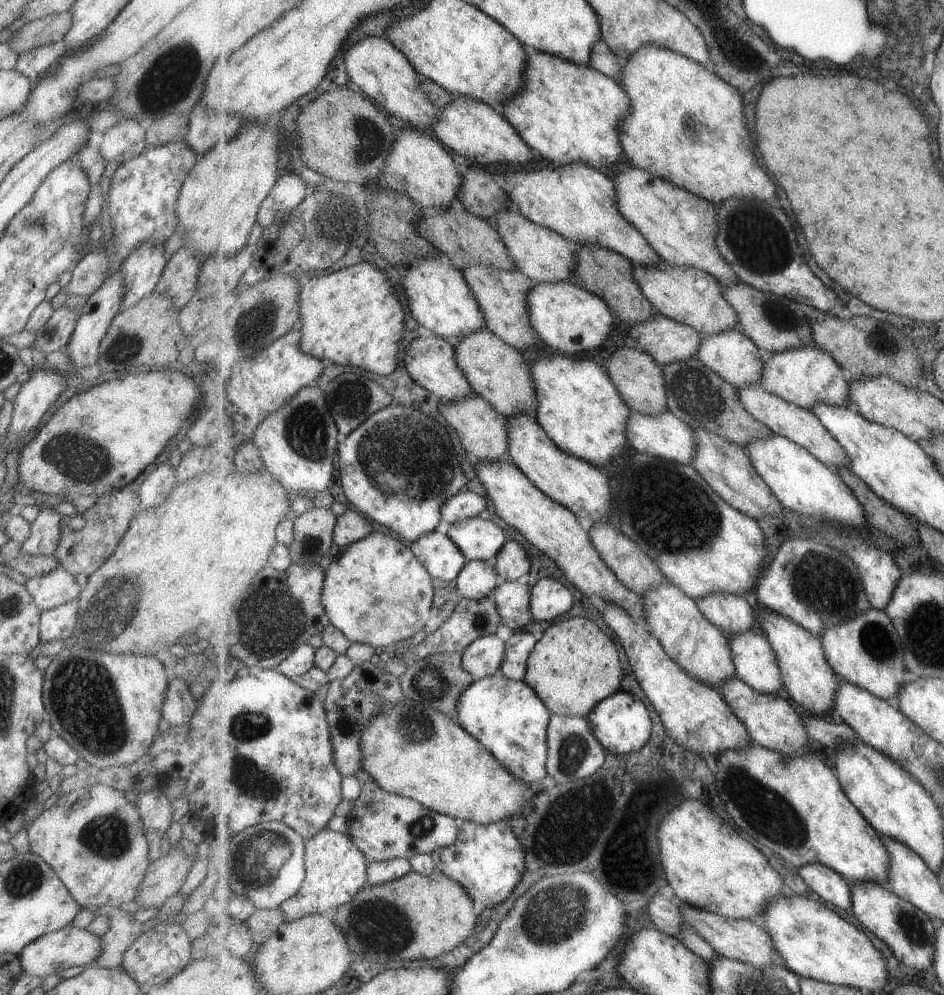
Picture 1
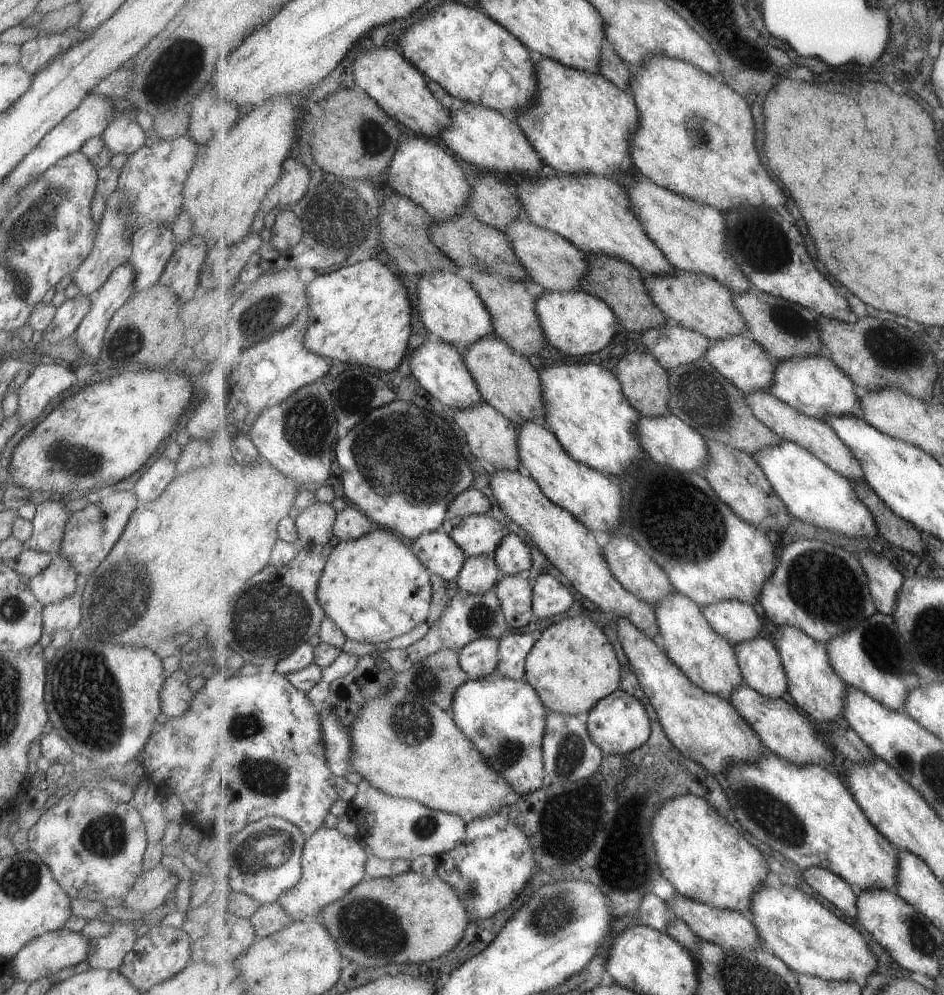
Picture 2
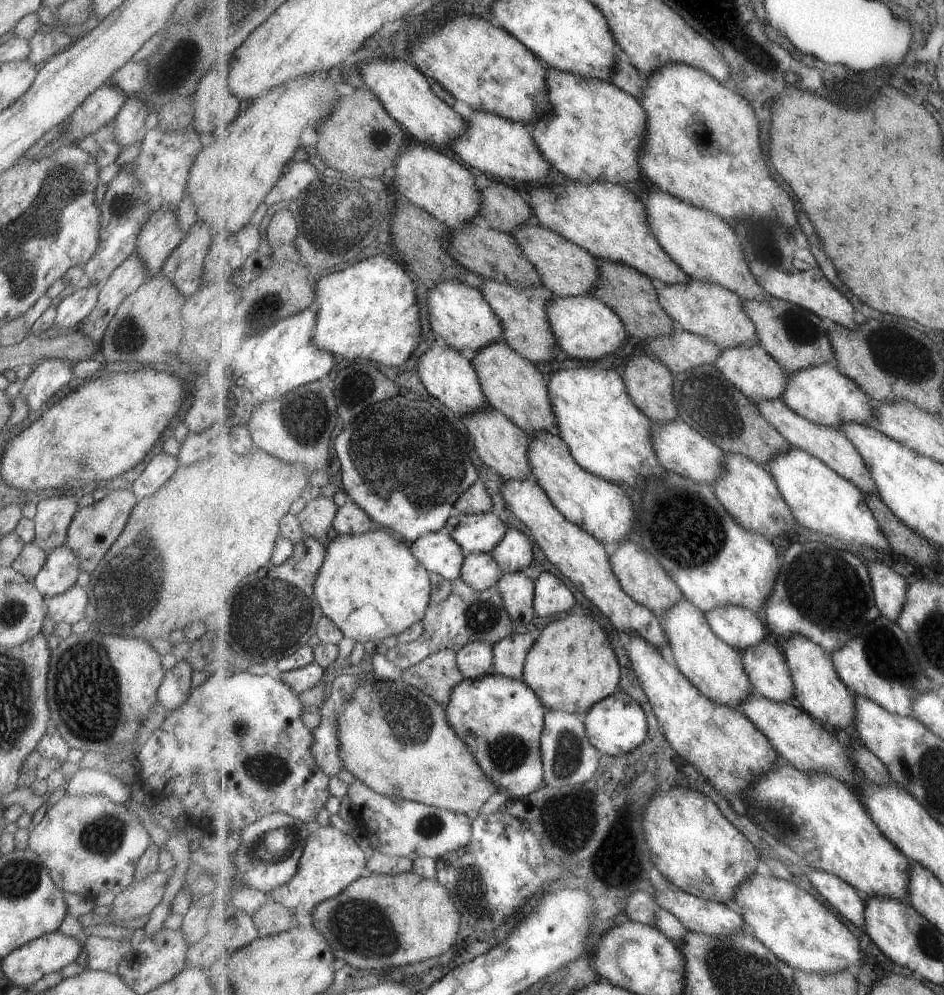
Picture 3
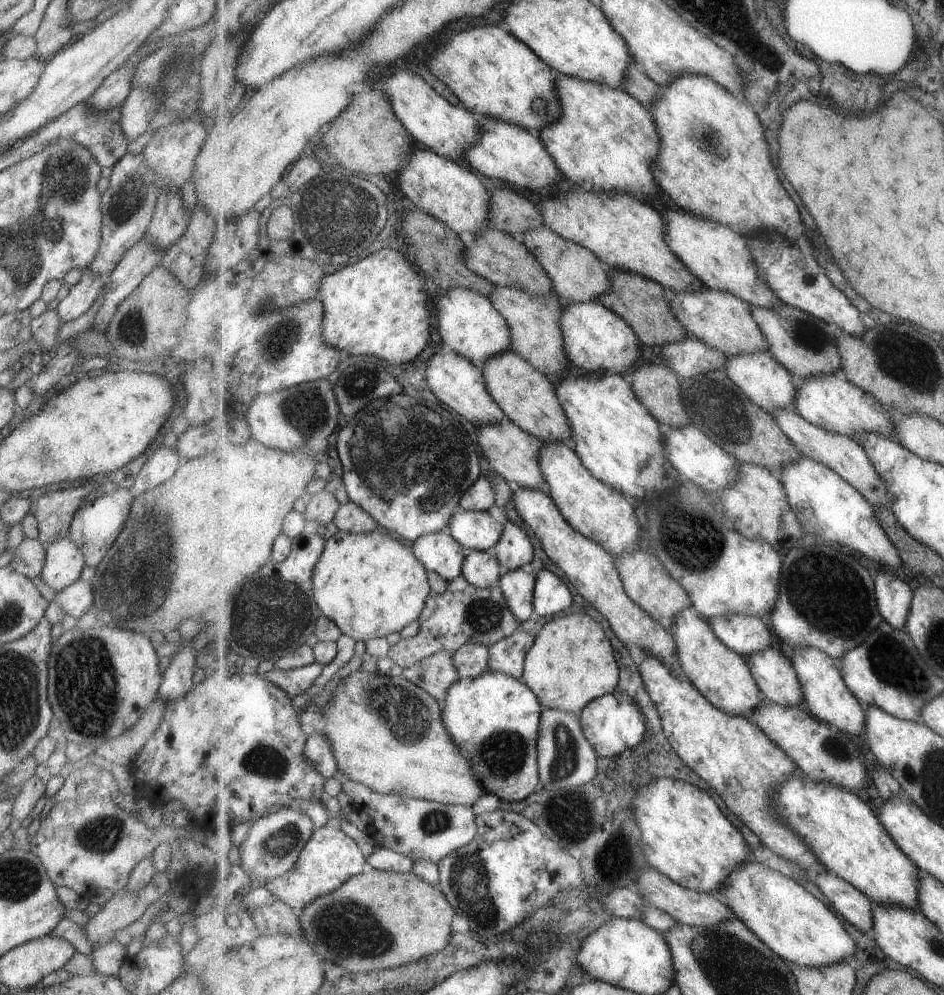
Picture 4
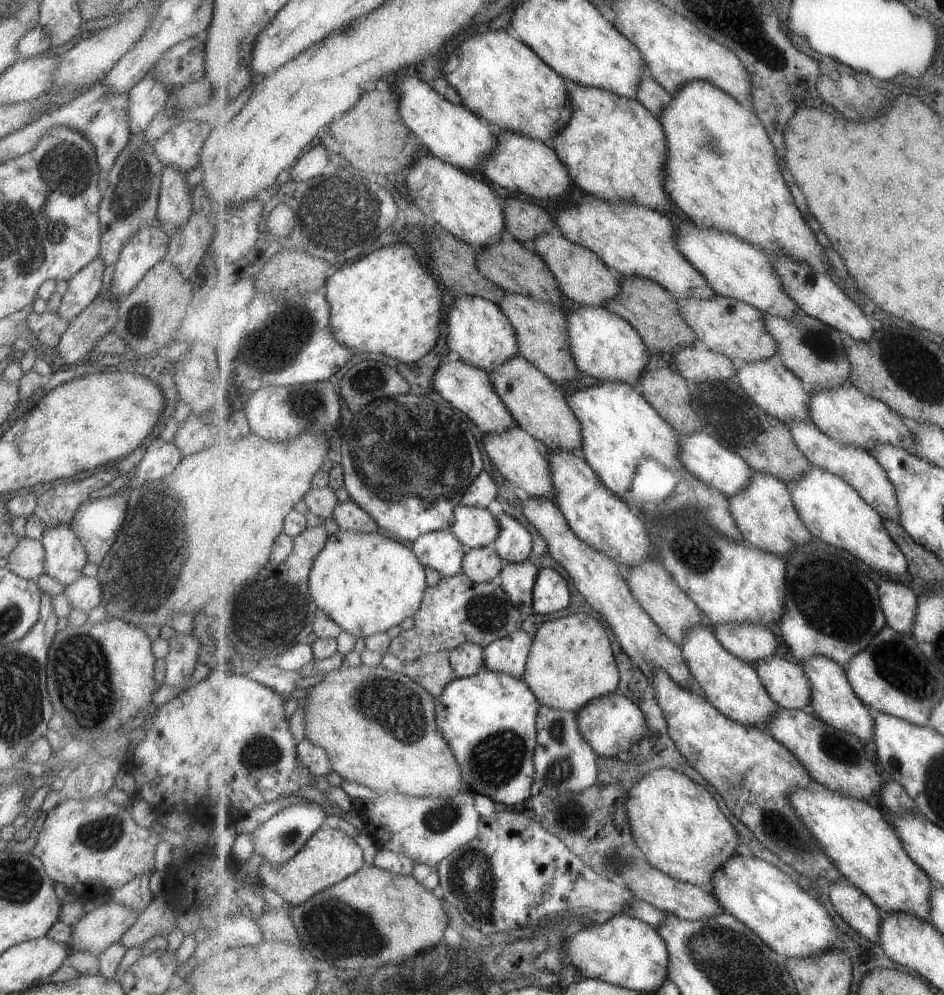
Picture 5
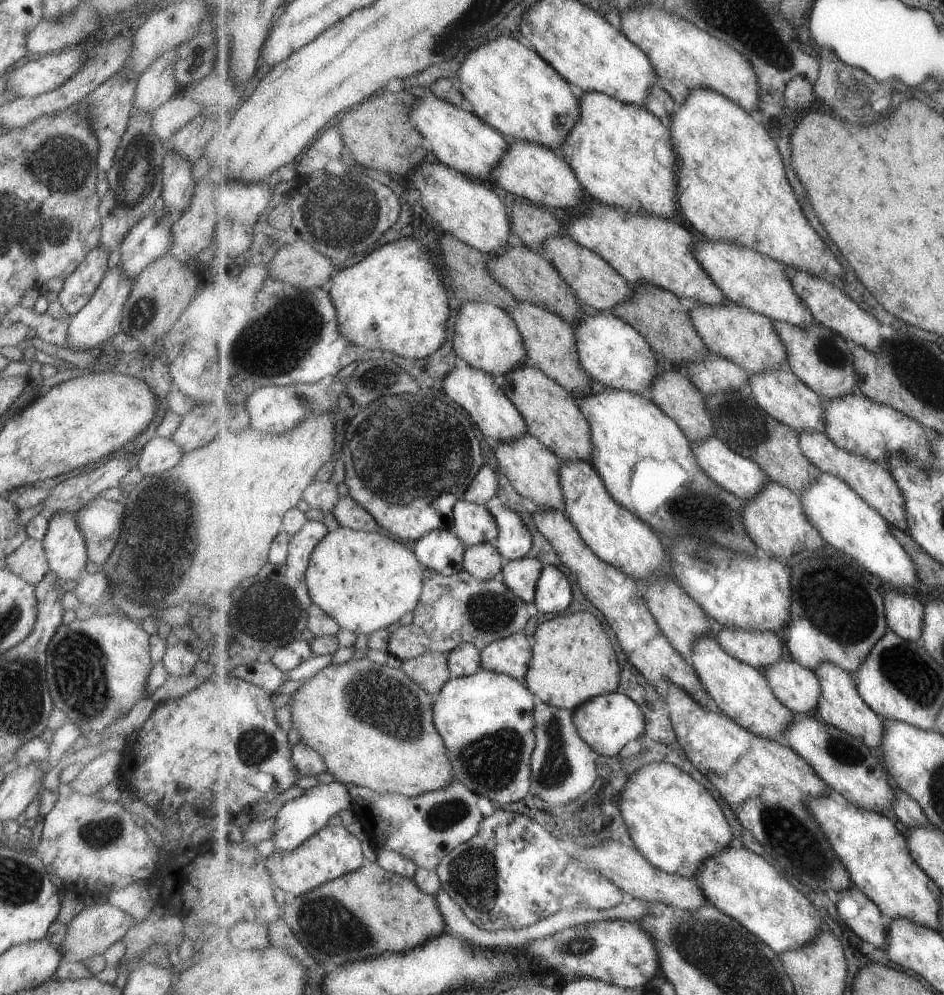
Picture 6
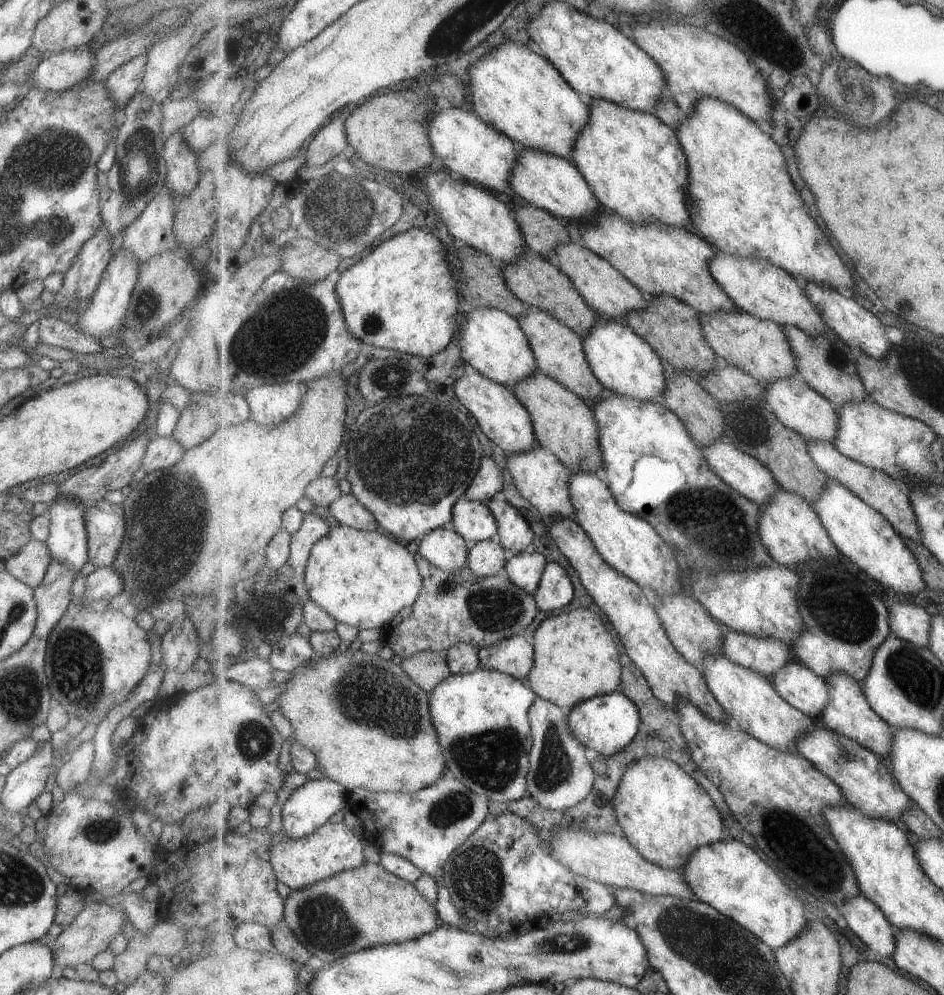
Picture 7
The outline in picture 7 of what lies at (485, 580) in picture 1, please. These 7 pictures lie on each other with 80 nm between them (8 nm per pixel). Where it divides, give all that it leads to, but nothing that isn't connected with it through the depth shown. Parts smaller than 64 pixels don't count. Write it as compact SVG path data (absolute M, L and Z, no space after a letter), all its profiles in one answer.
M488 538L471 544L467 566L477 576L493 576L506 568L509 557L498 538Z

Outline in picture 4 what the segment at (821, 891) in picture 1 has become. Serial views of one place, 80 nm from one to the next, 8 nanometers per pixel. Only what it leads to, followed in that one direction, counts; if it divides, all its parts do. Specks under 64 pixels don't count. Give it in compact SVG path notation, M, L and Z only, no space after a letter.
M829 871L819 874L816 884L843 918L863 932L872 934L876 902L865 896L854 884Z

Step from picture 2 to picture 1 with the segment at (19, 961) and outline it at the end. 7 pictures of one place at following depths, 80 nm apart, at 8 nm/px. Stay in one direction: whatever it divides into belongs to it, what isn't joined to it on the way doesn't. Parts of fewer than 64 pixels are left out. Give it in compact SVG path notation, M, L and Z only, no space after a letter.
M69 924L59 930L38 936L21 949L18 957L23 973L44 978L48 974L57 973L65 968L71 968L71 966L89 965L97 958L99 953L100 942L98 936L90 933L87 929L80 929Z

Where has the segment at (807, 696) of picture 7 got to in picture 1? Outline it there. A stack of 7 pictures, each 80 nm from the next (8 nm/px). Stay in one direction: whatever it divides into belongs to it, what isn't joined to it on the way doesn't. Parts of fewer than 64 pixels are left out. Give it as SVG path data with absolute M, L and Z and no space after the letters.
M753 631L730 638L739 678L759 692L777 694L784 686L784 676L770 640Z

